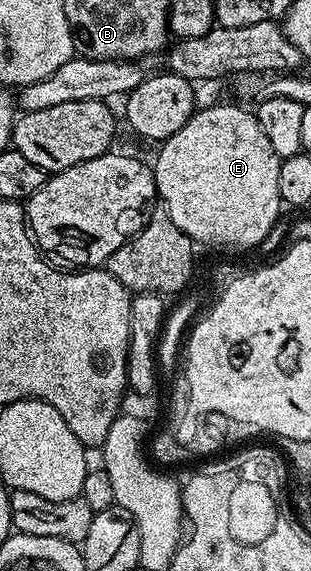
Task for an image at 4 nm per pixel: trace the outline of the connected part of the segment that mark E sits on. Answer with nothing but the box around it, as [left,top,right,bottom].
[152,104,284,245]

